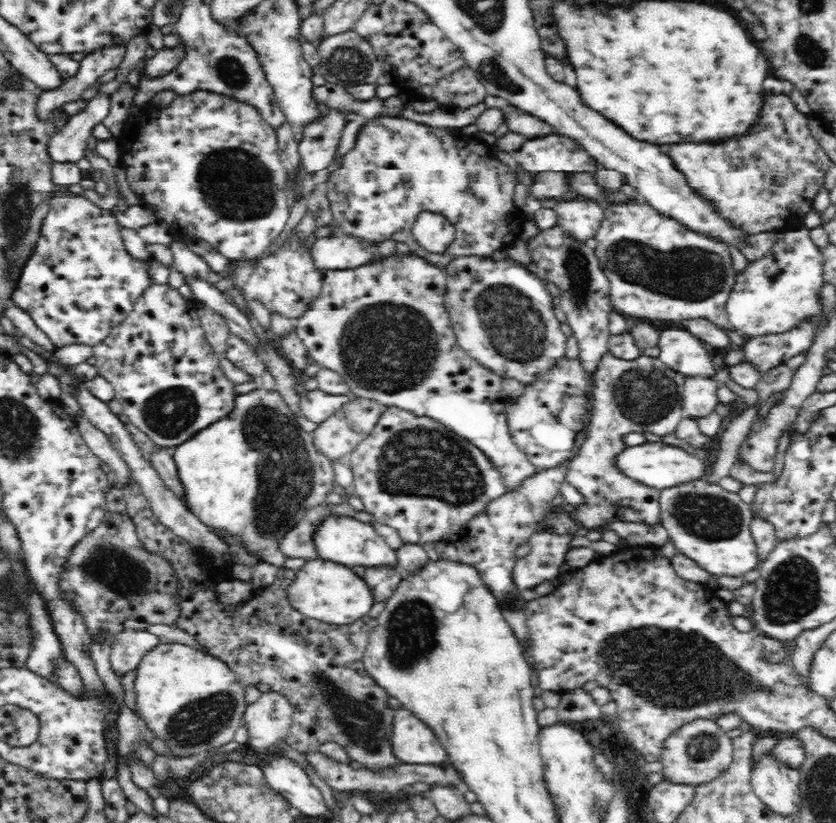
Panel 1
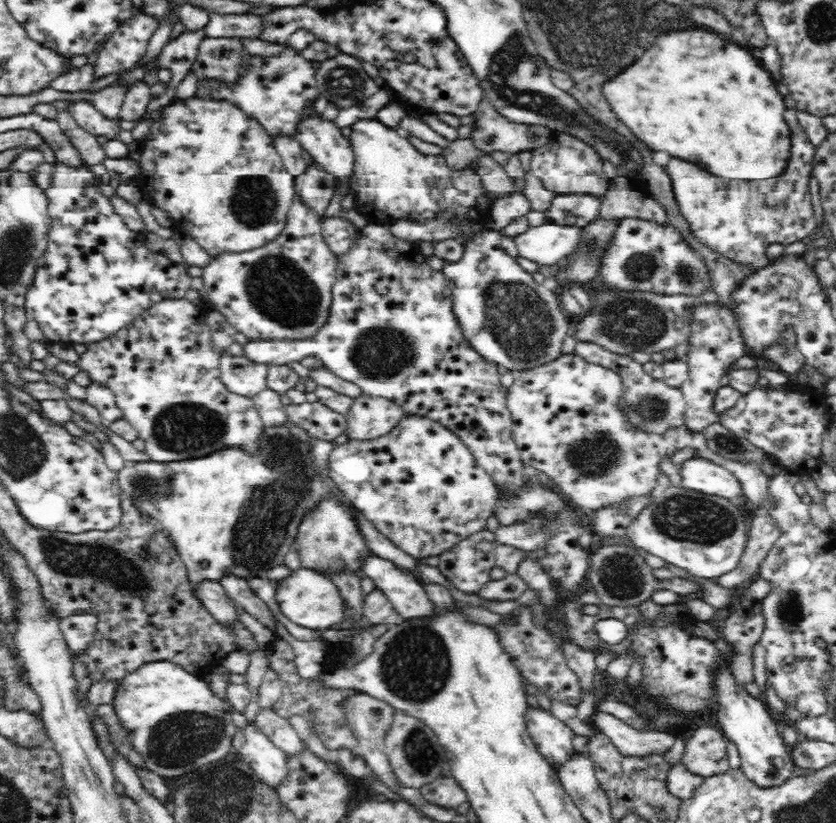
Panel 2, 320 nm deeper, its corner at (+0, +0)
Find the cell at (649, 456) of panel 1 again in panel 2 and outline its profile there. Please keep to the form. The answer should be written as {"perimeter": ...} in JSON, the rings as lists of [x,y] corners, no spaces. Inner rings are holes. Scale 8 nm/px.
{"perimeter":[[[700,456],[688,458],[678,466],[678,474],[678,486],[682,488],[743,502],[739,480],[713,460]]]}

